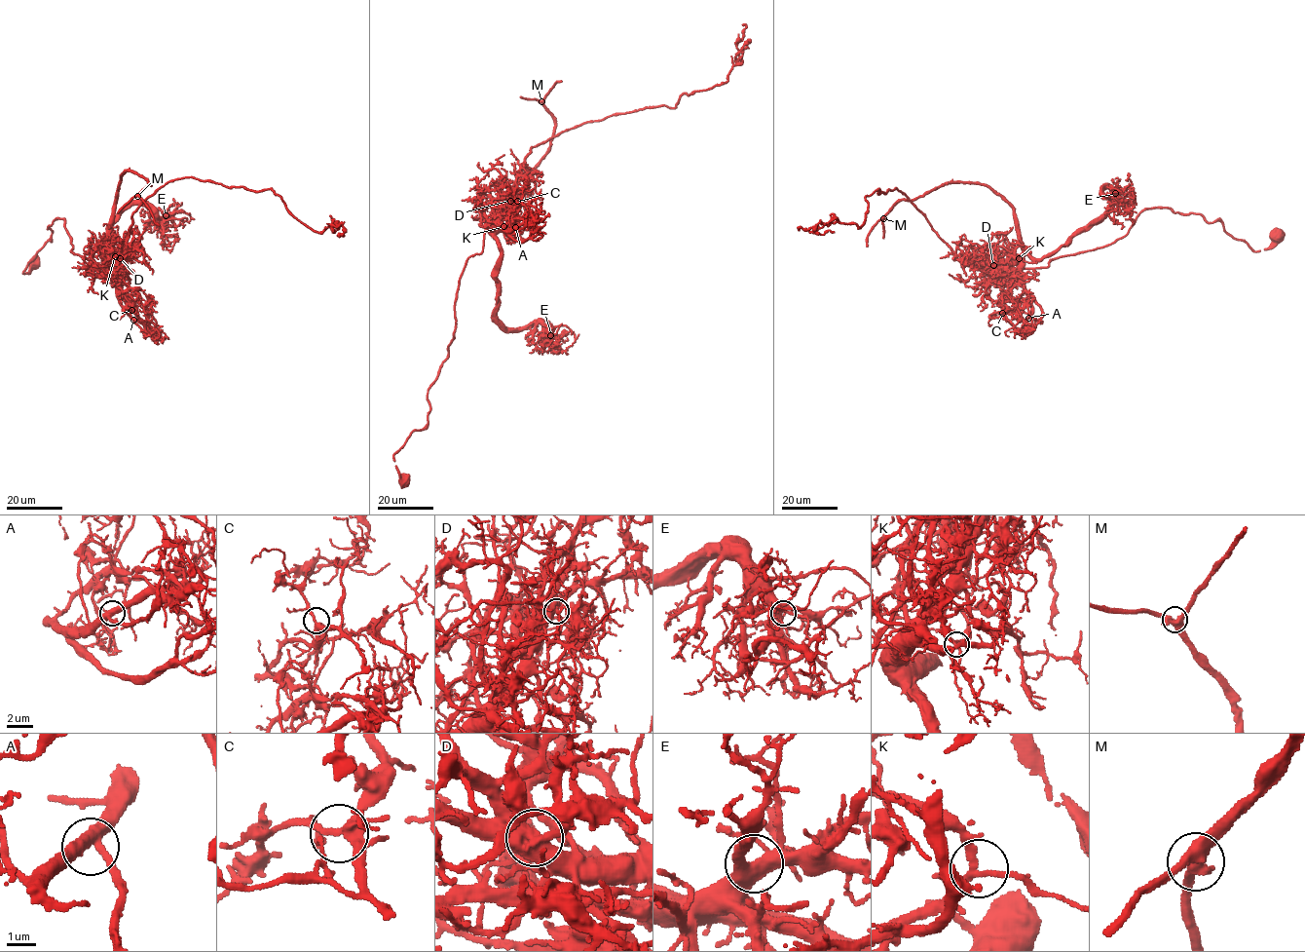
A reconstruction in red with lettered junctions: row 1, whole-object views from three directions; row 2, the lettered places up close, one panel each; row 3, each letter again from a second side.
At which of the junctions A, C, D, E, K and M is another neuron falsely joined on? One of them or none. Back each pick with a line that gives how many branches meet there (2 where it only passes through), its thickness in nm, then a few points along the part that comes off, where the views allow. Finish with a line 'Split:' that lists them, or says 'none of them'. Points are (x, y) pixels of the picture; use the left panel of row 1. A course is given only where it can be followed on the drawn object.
D: Branches: 4. Thickness 480 nm. Course of the part to remove: (120, 258), (131, 215), (182, 177), (270, 189), (314, 230), (338, 222), (337, 236)
Split: D

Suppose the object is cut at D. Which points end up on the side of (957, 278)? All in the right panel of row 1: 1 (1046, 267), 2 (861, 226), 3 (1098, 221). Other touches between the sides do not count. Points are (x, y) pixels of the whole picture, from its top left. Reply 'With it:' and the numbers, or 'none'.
With it: 1, 2

